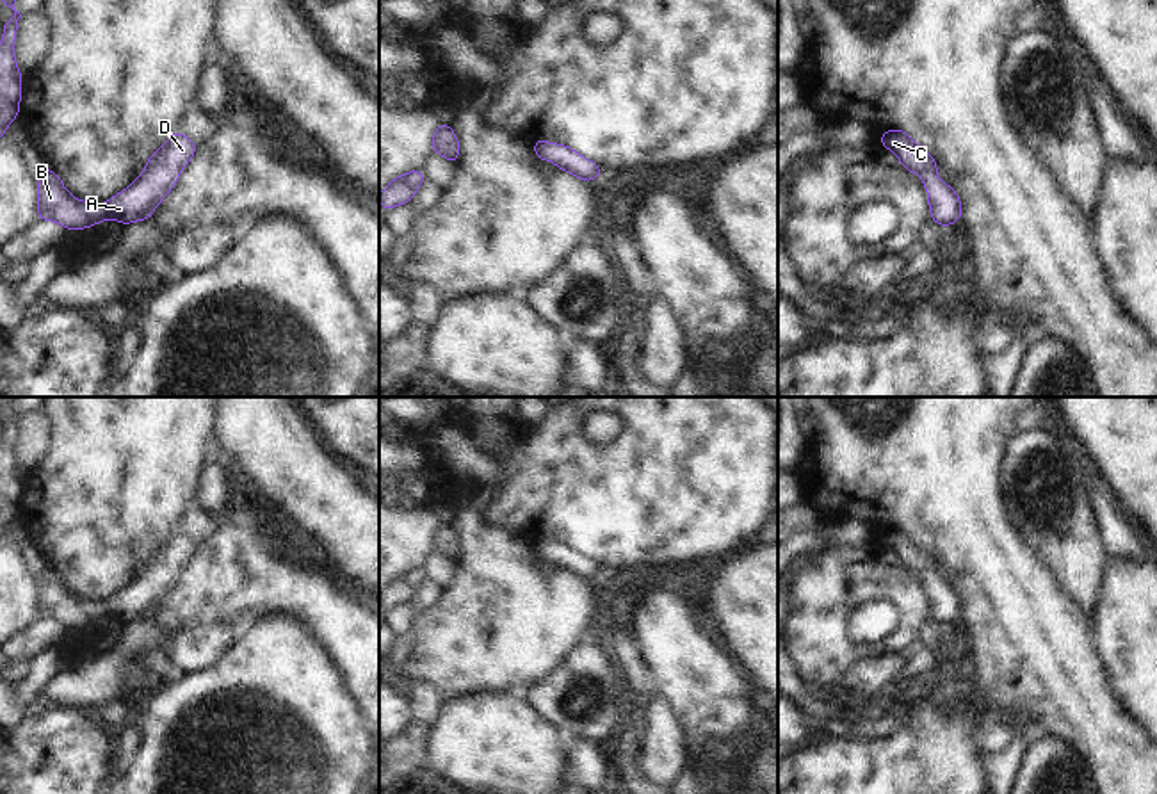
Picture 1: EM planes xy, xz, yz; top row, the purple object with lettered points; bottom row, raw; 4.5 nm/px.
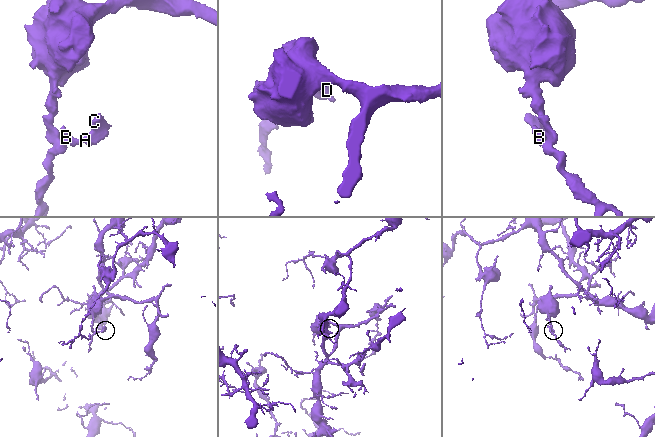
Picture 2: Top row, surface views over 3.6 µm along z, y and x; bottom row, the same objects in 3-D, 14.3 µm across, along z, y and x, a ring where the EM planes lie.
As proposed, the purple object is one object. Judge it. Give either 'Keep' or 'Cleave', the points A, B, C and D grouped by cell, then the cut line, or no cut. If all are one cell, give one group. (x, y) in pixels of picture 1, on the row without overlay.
Keep. Groups: A B C D. No split

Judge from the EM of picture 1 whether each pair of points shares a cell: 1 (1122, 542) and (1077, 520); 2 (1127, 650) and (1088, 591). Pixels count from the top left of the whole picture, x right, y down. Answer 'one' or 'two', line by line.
1: two
2: two

